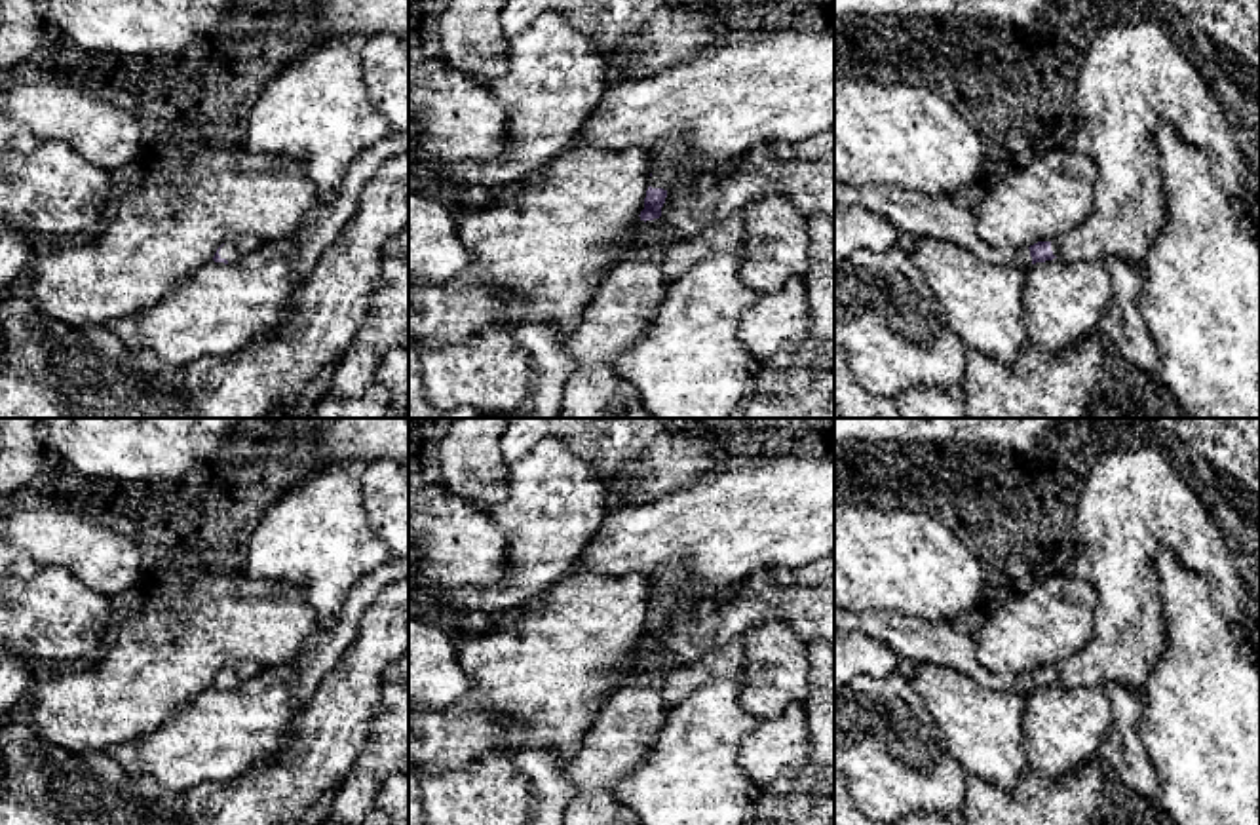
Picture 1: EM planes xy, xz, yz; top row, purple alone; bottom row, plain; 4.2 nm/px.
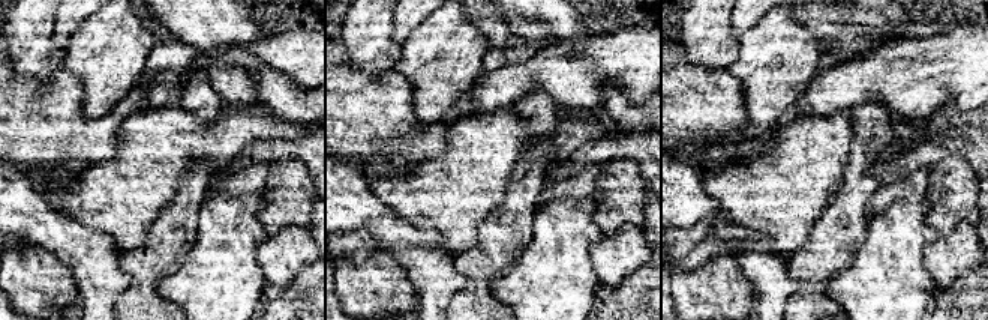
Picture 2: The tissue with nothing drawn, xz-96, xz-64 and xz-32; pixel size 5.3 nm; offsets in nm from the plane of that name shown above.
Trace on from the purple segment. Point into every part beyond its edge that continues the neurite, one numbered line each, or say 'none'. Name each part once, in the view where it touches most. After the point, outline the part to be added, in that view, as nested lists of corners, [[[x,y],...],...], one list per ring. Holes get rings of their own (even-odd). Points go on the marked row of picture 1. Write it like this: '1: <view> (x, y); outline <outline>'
1: xy (242, 246); outline [[[241,234],[236,236],[234,240],[226,241],[219,255],[220,259],[226,259],[228,262],[239,260],[253,251],[257,251],[262,245],[262,240],[255,234]]]
2: xz (669, 166); outline [[[678,139],[661,141],[658,152],[652,158],[652,177],[648,186],[663,188],[667,192],[696,182],[703,173],[694,171],[688,165],[688,148]]]

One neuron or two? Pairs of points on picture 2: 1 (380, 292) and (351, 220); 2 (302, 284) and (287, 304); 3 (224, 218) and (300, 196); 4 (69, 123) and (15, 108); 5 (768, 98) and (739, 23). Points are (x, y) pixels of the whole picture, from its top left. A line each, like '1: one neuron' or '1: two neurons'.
1: two neurons
2: one neuron
3: two neurons
4: one neuron
5: two neurons

